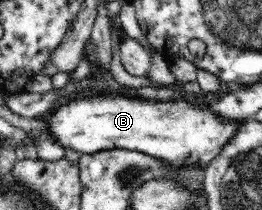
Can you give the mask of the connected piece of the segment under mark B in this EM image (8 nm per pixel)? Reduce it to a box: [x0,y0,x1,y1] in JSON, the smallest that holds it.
[42,95,241,166]

